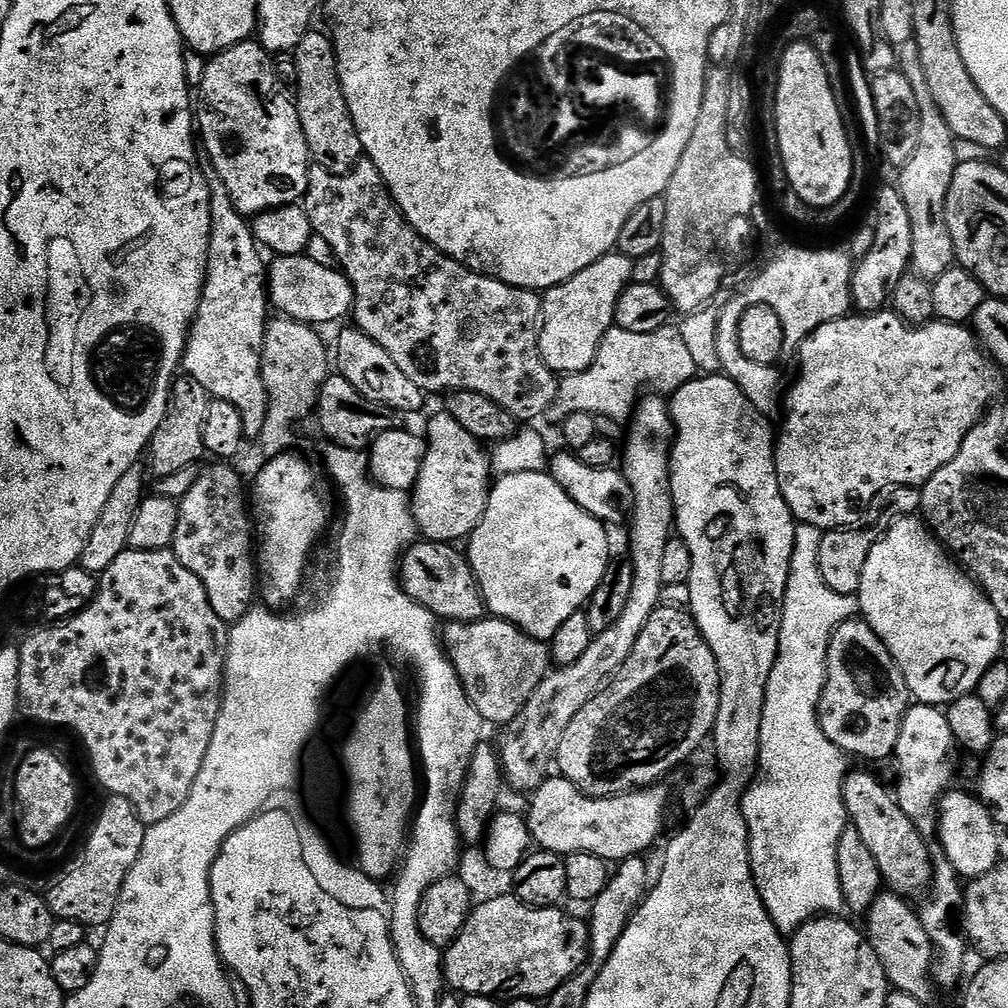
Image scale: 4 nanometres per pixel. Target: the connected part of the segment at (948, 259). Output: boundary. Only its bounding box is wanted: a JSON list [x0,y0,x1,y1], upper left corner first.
[898,40,958,282]

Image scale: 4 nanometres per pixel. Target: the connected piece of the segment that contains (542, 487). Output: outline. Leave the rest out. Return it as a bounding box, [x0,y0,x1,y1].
[466,471,610,641]

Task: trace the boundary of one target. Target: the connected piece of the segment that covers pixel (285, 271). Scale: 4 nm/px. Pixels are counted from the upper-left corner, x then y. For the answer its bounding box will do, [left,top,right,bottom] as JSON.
[266,255,356,326]

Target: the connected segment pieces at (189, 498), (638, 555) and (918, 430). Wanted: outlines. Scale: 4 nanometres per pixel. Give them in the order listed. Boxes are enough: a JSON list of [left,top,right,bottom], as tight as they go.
[[171,462,258,626],[500,394,676,794],[775,310,1000,530]]

